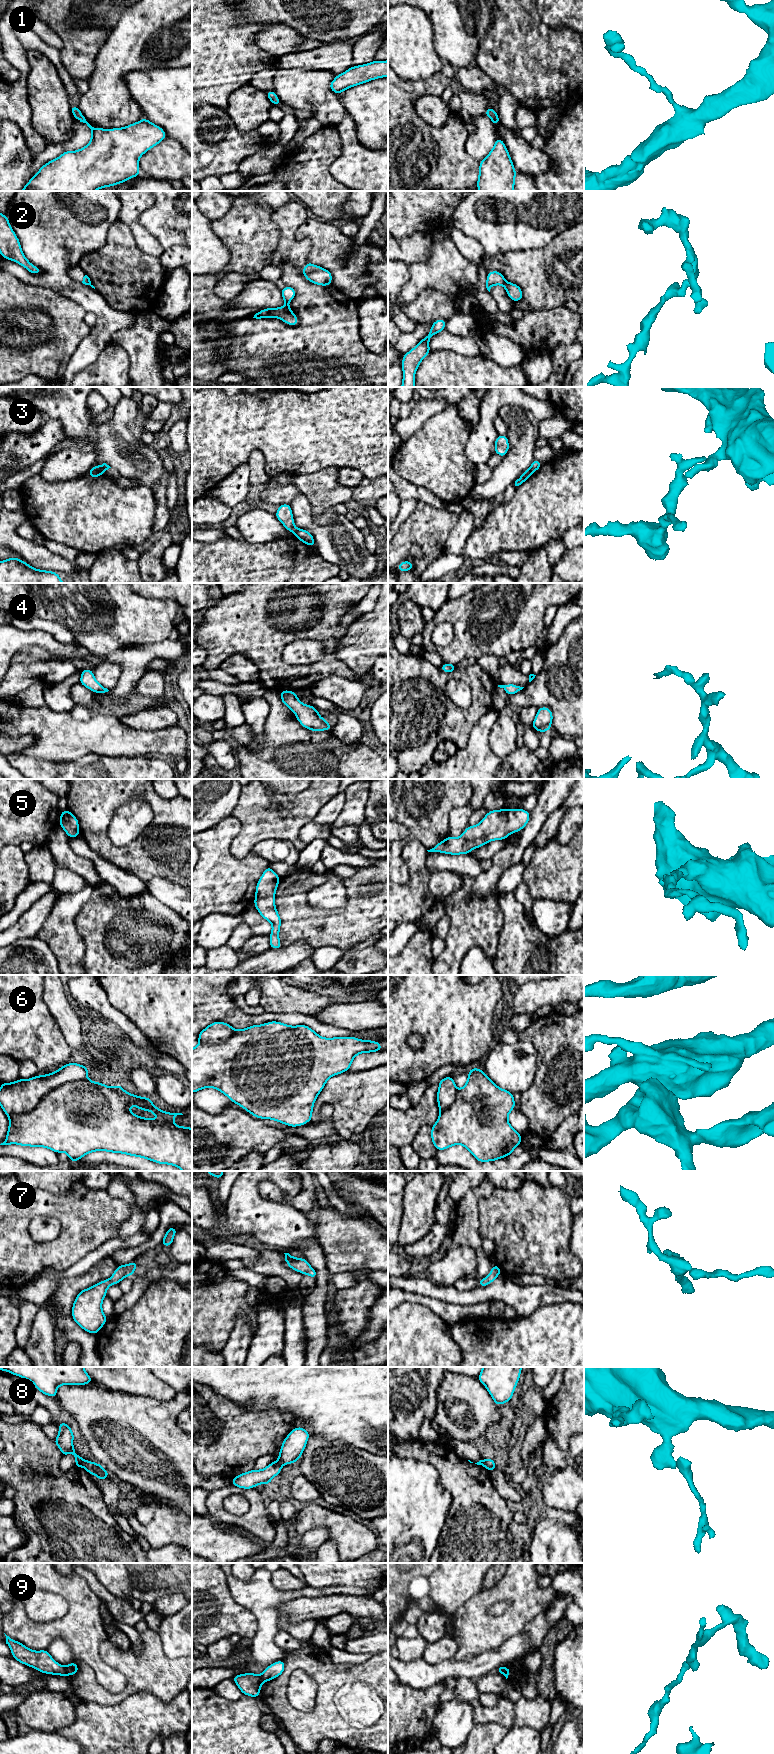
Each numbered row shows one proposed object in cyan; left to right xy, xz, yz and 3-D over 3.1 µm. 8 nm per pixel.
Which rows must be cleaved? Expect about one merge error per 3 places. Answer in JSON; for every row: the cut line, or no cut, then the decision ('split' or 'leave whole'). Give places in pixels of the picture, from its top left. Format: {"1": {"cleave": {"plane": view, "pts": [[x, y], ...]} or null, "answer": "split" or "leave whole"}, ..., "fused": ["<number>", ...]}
{"1": {"cleave": null, "answer": "leave whole"}, "2": {"cleave": {"plane": "yz", "pts": [[505, 281], [502, 284]]}, "answer": "split"}, "3": {"cleave": {"plane": "yz", "pts": [[529, 468], [532, 472]]}, "answer": "split"}, "4": {"cleave": null, "answer": "leave whole"}, "5": {"cleave": null, "answer": "leave whole"}, "6": {"cleave": {"plane": "xy", "pts": [[86, 1077], [56, 1086], [32, 1109], [8, 1117]]}, "answer": "split"}, "7": {"cleave": null, "answer": "leave whole"}, "8": {"cleave": {"plane": "xy", "pts": [[84, 1460], [82, 1465]]}, "answer": "split"}, "9": {"cleave": {"plane": "xy", "pts": [[65, 1666], [68, 1674]]}, "answer": "split"}, "fused": ["2", "3", "6", "8", "9"]}

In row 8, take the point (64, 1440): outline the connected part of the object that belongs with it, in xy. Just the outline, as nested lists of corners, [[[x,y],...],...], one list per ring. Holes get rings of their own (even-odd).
[[[59,1422],[59,1433],[57,1438],[54,1440],[54,1443],[59,1447],[61,1450],[62,1456],[72,1453],[75,1456],[75,1464],[76,1469],[83,1466],[83,1459],[79,1454],[75,1452],[73,1447],[73,1439],[74,1434],[70,1428],[70,1426],[64,1422]]]

